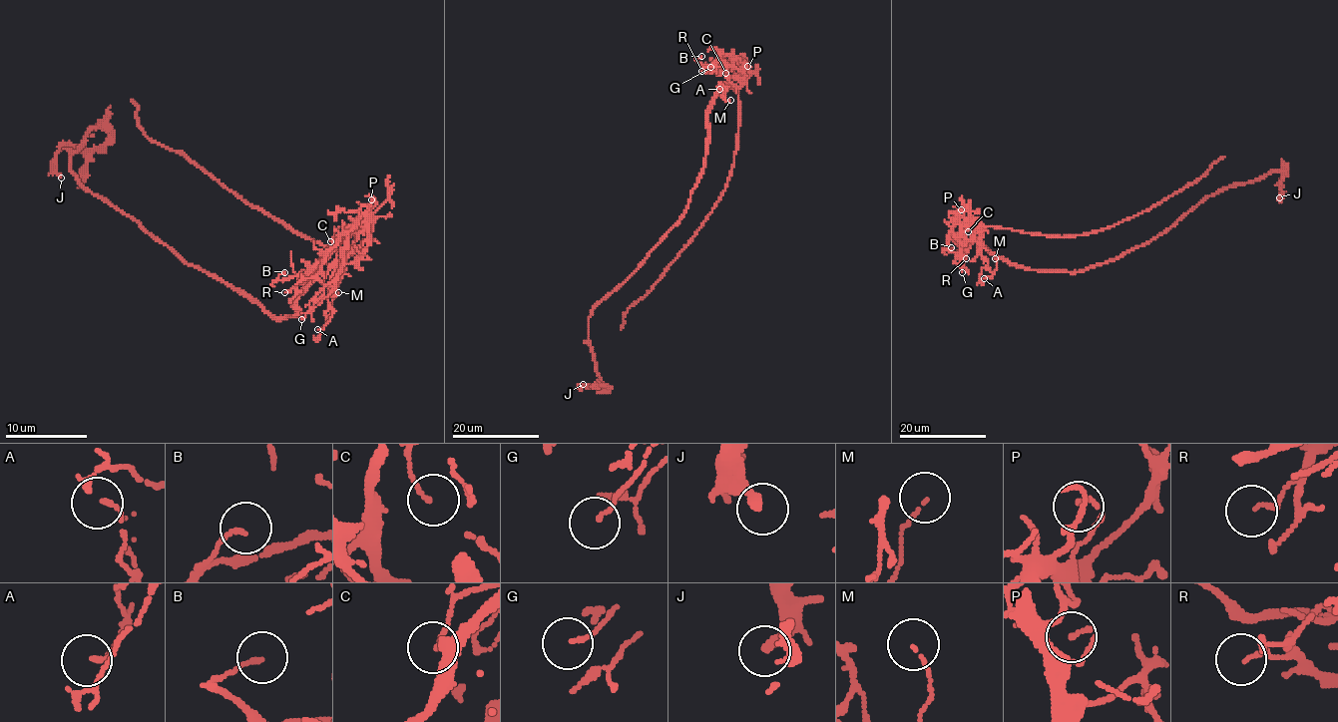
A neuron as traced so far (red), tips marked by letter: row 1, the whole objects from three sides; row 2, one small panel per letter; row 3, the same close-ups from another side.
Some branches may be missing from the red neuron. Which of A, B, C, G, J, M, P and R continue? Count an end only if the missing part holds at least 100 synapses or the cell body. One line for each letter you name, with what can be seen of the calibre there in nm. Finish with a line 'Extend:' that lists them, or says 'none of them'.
Extend: none of them

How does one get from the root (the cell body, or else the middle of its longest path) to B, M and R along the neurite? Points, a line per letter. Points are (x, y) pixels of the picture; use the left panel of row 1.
B: (297, 311), (297, 294), (319, 261), (367, 218), (354, 222), (334, 249), (303, 274), (274, 280), (284, 272)
M: (297, 311), (297, 294), (319, 261), (369, 218), (369, 236), (332, 278), (326, 319), (338, 292)
R: (297, 311), (297, 294), (319, 261), (367, 218), (354, 222), (338, 239), (334, 251), (284, 292)

